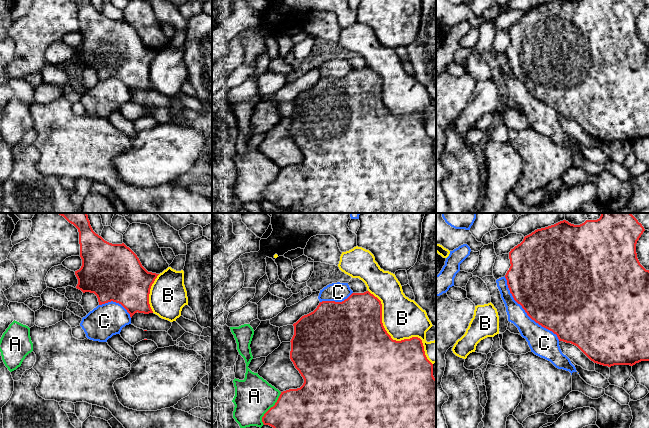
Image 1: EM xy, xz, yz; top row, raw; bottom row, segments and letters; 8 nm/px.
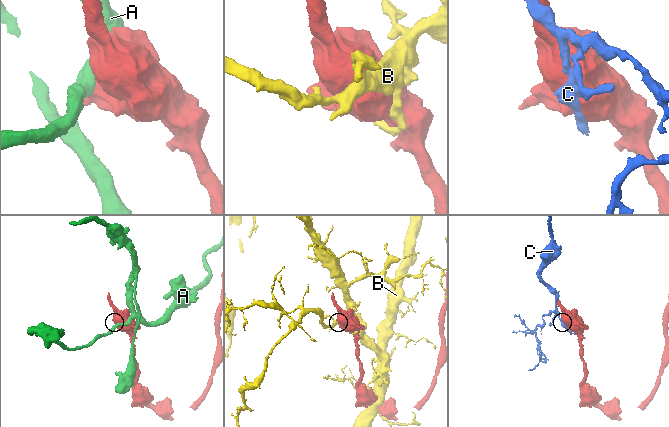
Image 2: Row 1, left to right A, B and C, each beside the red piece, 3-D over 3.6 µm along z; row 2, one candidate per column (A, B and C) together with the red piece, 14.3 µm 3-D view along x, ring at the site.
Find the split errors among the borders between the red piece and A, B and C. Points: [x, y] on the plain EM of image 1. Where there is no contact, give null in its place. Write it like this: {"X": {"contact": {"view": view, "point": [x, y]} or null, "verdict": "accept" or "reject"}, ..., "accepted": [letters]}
{"A": {"contact": {"view": "xz", "point": [270, 184]}, "verdict": "reject"}, "B": {"contact": {"view": "xz", "point": [394, 116]}, "verdict": "reject"}, "C": {"contact": {"view": "yz", "point": [525, 87]}, "verdict": "accept"}, "accepted": ["C"]}

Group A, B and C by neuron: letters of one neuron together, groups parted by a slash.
A / B / C

